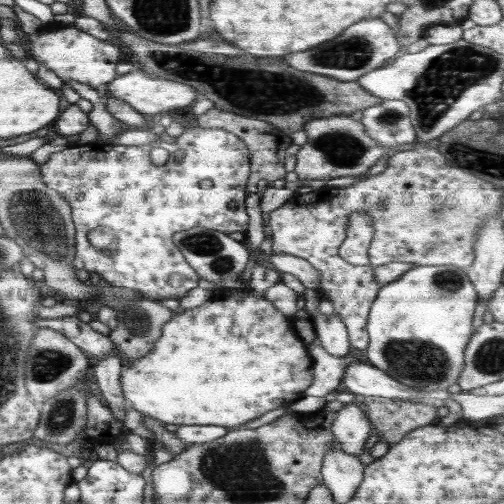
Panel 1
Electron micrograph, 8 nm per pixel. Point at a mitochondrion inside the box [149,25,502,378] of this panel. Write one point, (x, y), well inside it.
(446, 77)

